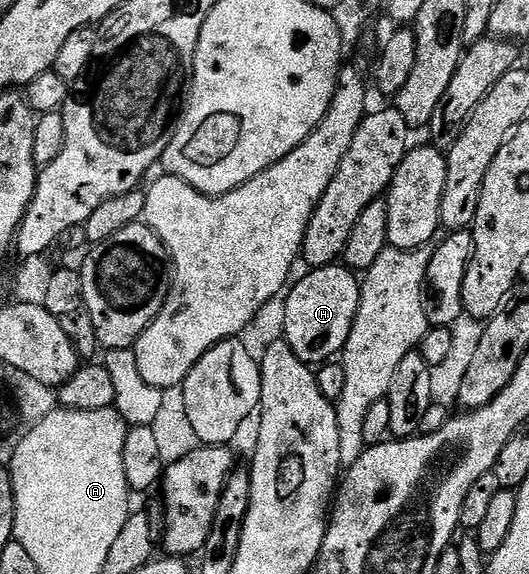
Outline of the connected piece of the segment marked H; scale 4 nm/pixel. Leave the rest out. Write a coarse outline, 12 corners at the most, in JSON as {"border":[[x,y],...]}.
{"border":[[317,266],[287,291],[282,338],[304,362],[343,351],[361,279]]}

